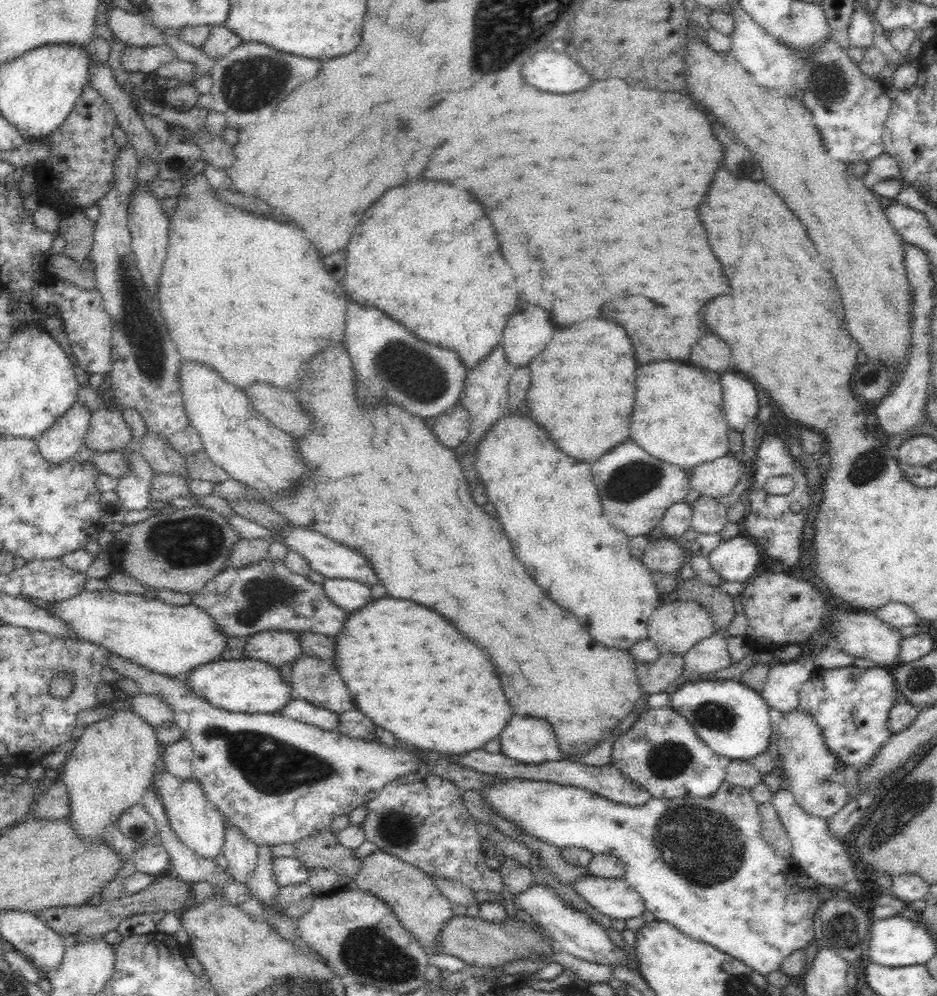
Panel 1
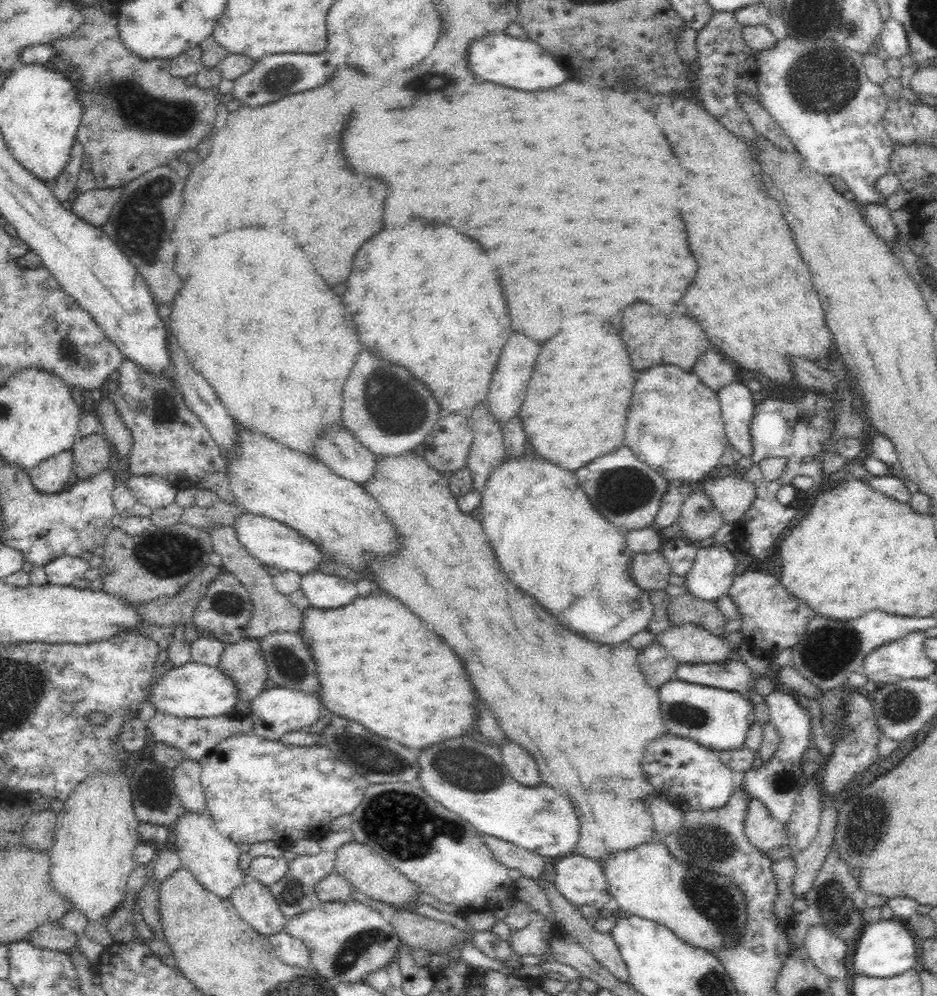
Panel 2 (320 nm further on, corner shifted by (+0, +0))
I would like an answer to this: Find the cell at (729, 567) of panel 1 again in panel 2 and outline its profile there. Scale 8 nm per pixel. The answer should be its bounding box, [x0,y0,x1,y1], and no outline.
[684,545,737,602]

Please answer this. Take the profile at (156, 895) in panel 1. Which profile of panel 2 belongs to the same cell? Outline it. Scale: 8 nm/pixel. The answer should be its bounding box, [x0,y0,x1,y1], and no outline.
[28,920,76,952]

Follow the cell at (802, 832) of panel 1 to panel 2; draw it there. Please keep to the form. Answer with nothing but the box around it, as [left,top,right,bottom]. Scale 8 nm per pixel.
[737,689,813,823]

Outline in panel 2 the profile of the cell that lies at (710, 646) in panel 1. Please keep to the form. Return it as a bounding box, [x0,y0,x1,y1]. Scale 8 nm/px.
[675,655,750,693]

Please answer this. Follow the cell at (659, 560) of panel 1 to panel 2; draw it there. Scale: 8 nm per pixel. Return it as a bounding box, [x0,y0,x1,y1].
[629,550,670,591]

